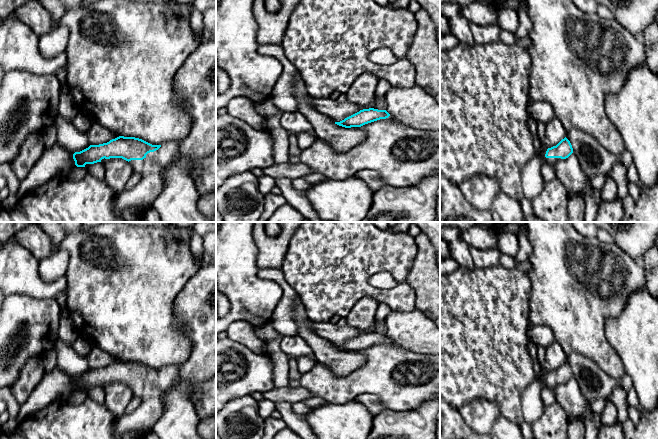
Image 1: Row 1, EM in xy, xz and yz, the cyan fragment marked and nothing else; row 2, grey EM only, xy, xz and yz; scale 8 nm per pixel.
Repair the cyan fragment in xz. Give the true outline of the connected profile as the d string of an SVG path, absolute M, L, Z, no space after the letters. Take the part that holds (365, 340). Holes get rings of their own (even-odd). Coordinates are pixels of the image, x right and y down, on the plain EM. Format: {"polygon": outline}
{"polygon": "M374 332L363 333L359 336L345 342L340 346L335 346L335 348L345 351L361 351L365 348L380 344L386 343L390 338L386 334L378 334Z"}

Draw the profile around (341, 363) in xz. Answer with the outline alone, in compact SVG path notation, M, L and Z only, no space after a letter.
M298 297L294 306L294 316L299 327L299 336L303 338L316 358L316 362L327 366L333 374L344 377L358 370L365 363L365 356L357 351L339 350L324 338L317 336L311 329L304 304Z

